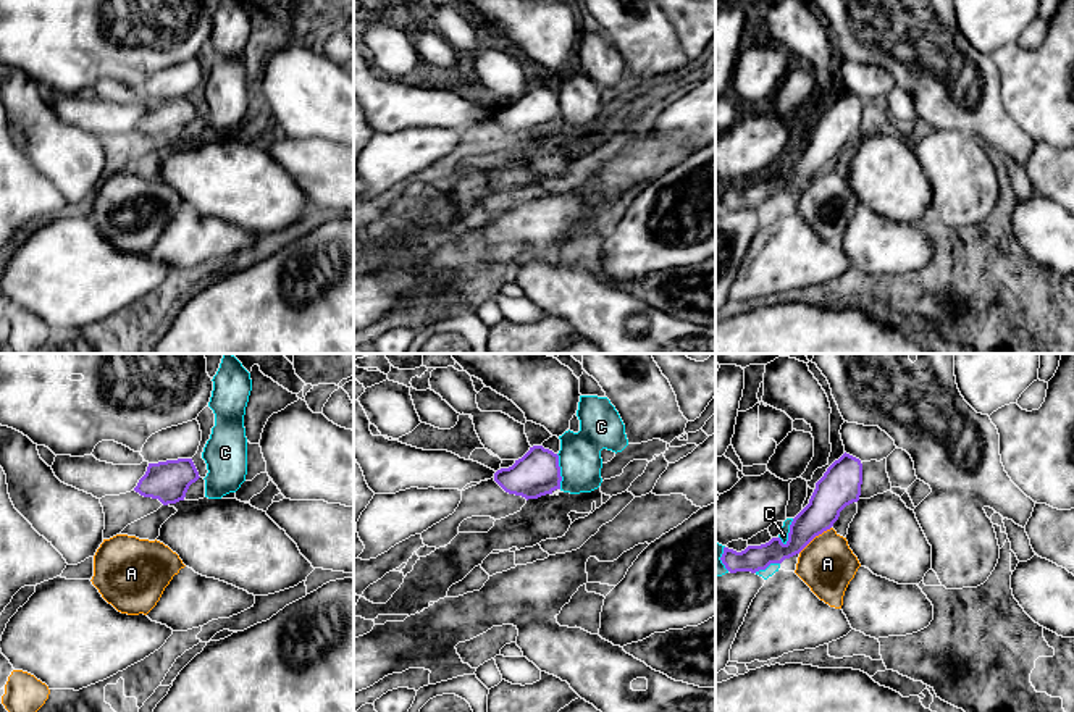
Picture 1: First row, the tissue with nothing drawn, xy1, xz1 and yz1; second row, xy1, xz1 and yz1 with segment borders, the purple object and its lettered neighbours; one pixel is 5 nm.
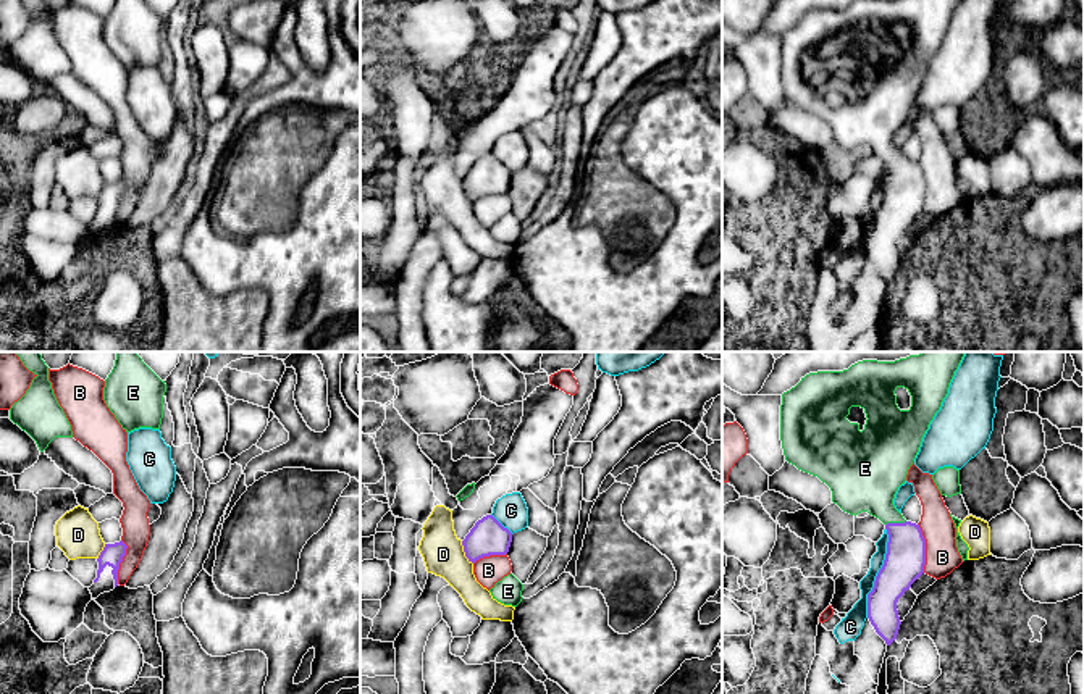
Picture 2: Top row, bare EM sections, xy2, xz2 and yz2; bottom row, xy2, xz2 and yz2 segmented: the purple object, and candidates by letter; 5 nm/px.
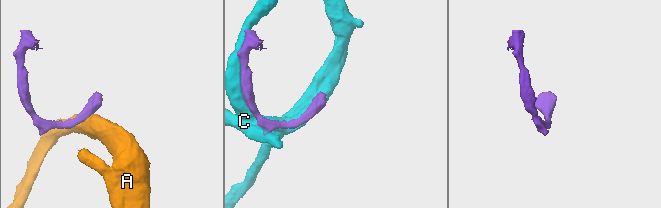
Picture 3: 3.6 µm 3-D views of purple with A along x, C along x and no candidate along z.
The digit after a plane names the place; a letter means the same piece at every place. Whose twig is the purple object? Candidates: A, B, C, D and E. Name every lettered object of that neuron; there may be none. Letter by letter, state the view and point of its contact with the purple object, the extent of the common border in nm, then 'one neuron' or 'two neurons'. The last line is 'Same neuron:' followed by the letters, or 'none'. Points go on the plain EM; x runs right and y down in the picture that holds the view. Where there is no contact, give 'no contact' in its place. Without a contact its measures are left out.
A: contact yz1 (814, 175); length 220 nm; two neurons
B: contact yz2 (924, 186); length 260 nm; two neurons
C: contact yz2 (878, 212); length 460 nm; two neurons
D: contact xz2 (464, 189); length 130 nm; two neurons
E: contact yz2 (895, 162); length 110 nm; one neuron
Same neuron: E

